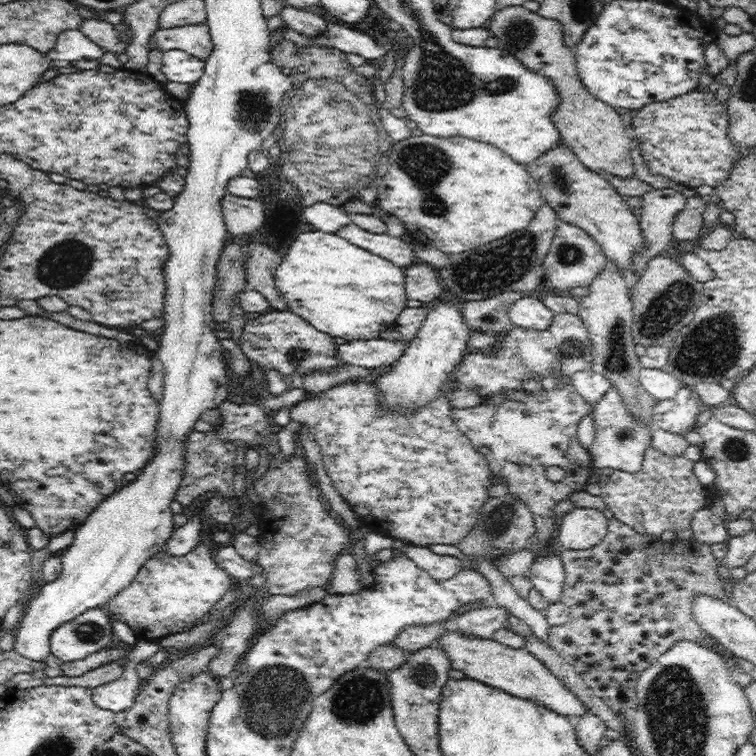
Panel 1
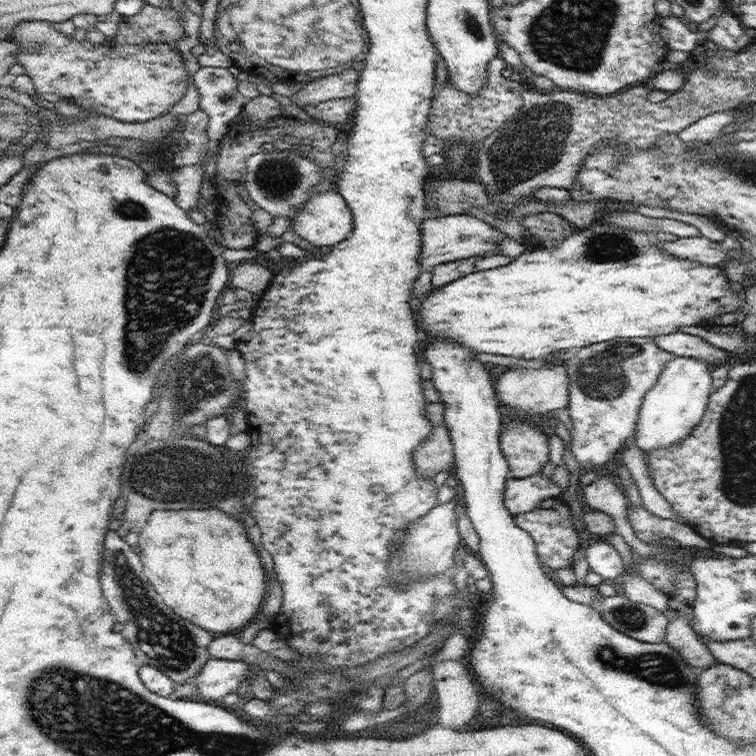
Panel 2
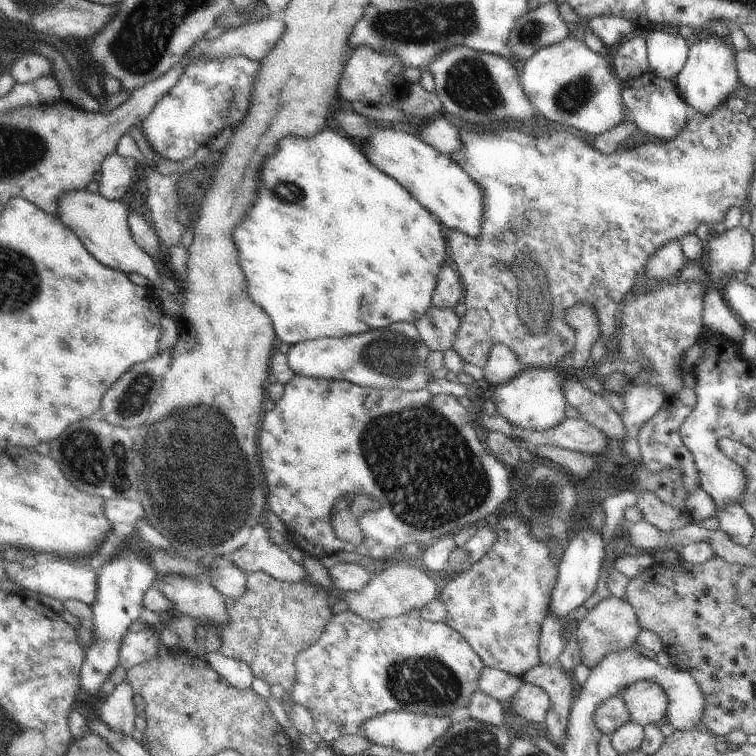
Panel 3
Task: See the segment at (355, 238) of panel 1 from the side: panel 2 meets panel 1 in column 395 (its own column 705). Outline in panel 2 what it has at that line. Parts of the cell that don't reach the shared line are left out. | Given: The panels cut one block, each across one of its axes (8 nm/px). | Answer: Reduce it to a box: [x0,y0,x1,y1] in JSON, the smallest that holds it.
[658,235,739,266]

